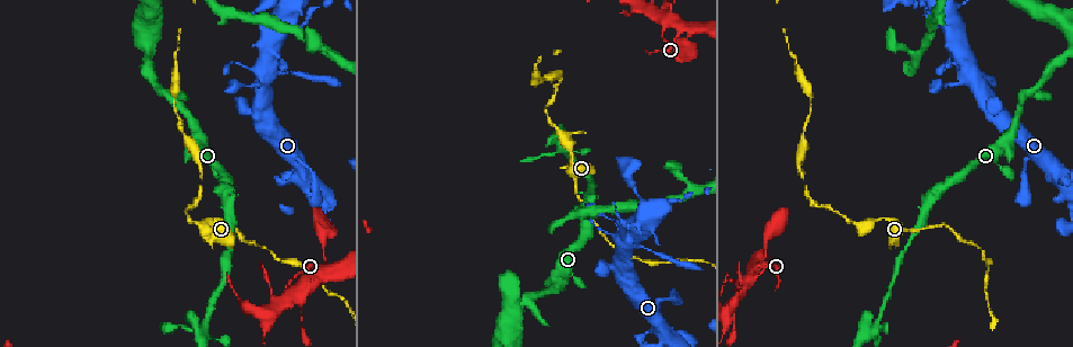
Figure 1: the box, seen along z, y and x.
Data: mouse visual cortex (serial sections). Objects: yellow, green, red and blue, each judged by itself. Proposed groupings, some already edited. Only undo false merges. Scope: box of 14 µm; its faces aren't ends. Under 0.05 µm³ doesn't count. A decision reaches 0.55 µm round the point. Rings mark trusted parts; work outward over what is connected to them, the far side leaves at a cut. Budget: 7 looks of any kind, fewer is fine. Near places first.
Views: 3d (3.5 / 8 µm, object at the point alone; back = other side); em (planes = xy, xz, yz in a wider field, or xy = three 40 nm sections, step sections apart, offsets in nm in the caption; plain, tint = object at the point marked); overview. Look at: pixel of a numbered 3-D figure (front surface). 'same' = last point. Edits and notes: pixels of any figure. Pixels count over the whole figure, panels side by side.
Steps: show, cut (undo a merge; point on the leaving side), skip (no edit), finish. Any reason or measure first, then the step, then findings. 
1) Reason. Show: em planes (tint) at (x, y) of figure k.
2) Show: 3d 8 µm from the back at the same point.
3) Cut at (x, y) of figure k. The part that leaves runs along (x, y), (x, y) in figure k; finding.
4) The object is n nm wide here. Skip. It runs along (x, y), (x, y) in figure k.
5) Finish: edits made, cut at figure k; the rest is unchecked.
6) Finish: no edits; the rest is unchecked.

Sharp bend. Show: em xy step 1 (tint) at (299, 25) of figure 1.

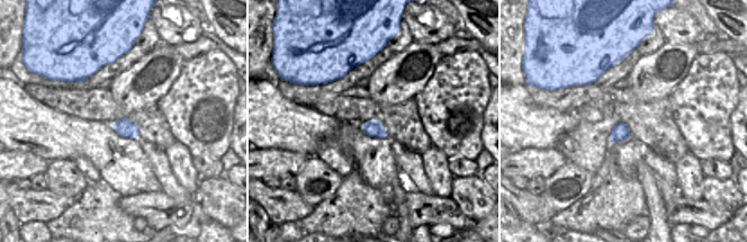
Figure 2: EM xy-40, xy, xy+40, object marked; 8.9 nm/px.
See where the arms go. Show: 3d 3.5 µm at the same point.

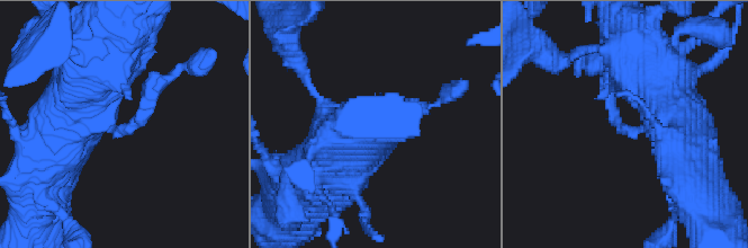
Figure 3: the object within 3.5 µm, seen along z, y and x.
The arms are 200, 800 nm wide. Skip. It runs along (326, 171), (385, 116), (416, 108) in figure 3; one cell here.

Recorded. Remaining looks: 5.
Branch point. Show: 3d 3.5 µm at (565, 141) of figure 1.

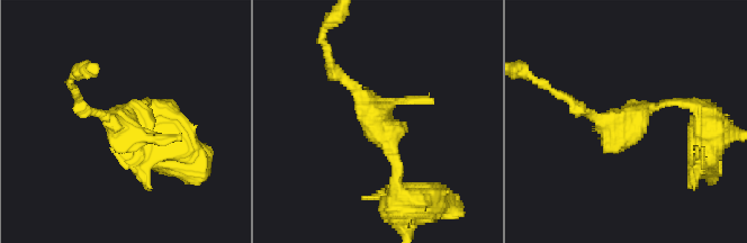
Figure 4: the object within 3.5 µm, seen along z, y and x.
Show: em planes (tint) at (128, 120) of figure 4.

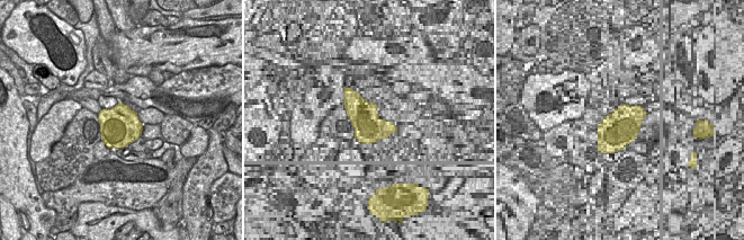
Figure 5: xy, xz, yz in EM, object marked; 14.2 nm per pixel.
The object is 550 nm wide here. Skip. It runs along (396, 192), (386, 134), (334, 71) in figure 4; all the same cell.

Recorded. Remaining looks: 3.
Calibre changes. Show: 3d 8 µm at (214, 171) of figure 1.

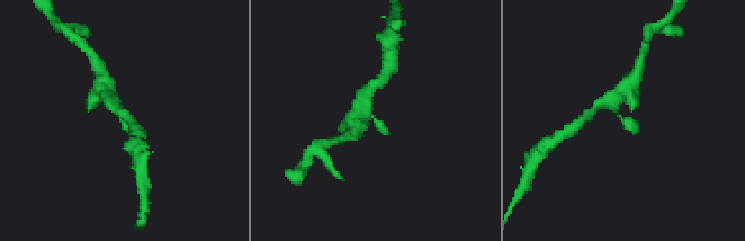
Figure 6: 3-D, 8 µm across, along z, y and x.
Show: 3d 3.5 µm at (626, 120) of figure 6.

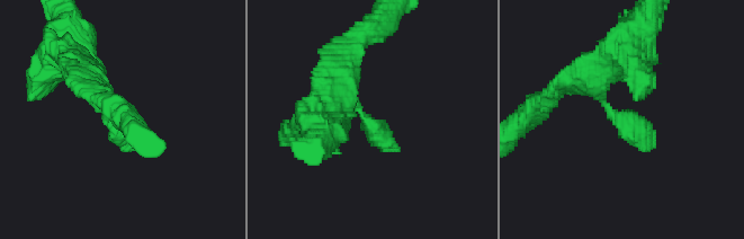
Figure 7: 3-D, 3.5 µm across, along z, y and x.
Show: em xy step 1 (tint) at (623, 124) of figure 7.

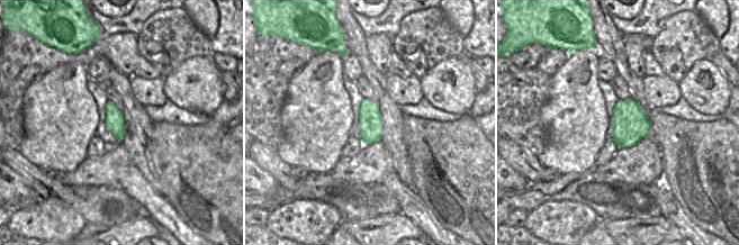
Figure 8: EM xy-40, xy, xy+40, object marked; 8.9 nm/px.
Skip. It runs along (579, 79), (651, 141) in figure 7; all the same cell.

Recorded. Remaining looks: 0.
Finish: no edits; the rest is unchecked.

